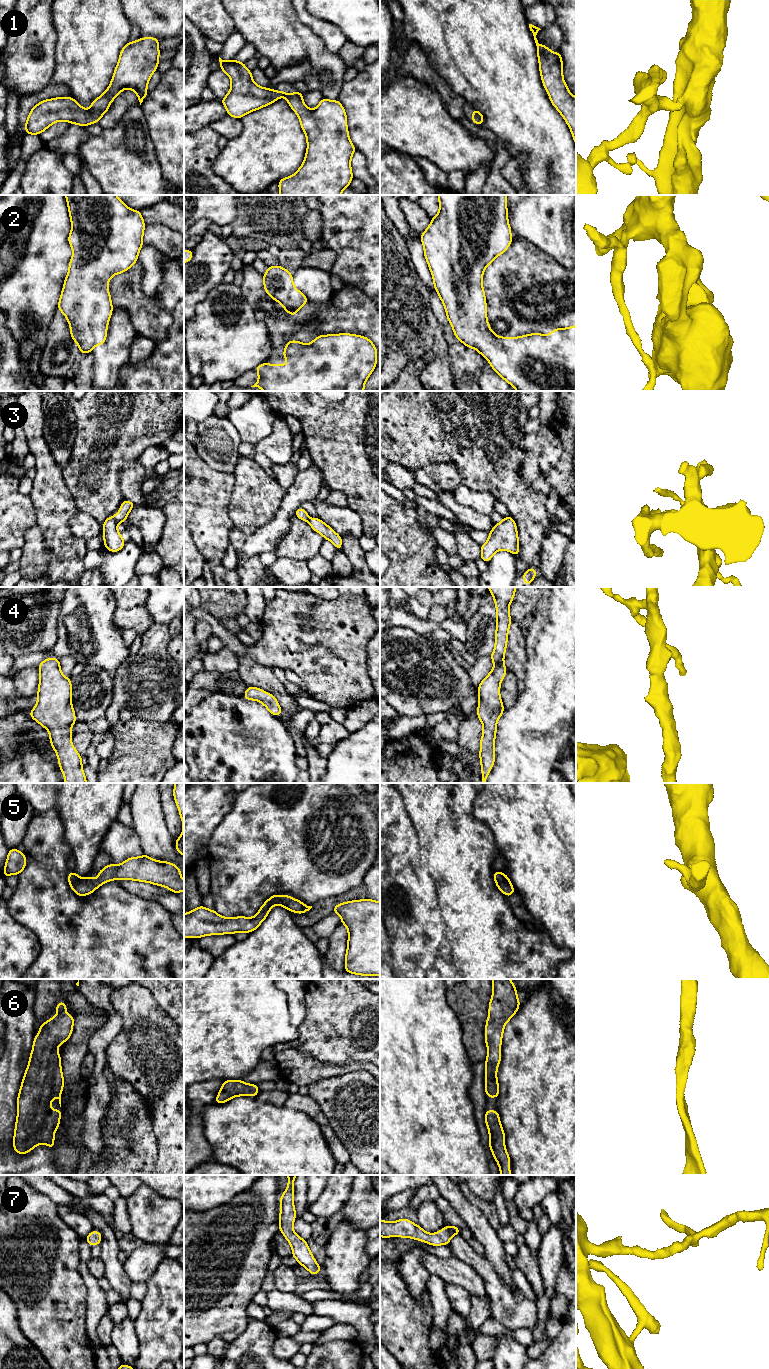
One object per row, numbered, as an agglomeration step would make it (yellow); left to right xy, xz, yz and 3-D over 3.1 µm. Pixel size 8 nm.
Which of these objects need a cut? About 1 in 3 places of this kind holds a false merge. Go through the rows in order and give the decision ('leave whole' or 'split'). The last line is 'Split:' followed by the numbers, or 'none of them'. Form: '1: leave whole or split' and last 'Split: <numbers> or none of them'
1: leave whole
2: leave whole
3: split
4: leave whole
5: leave whole
6: leave whole
7: leave whole
Split: 3

